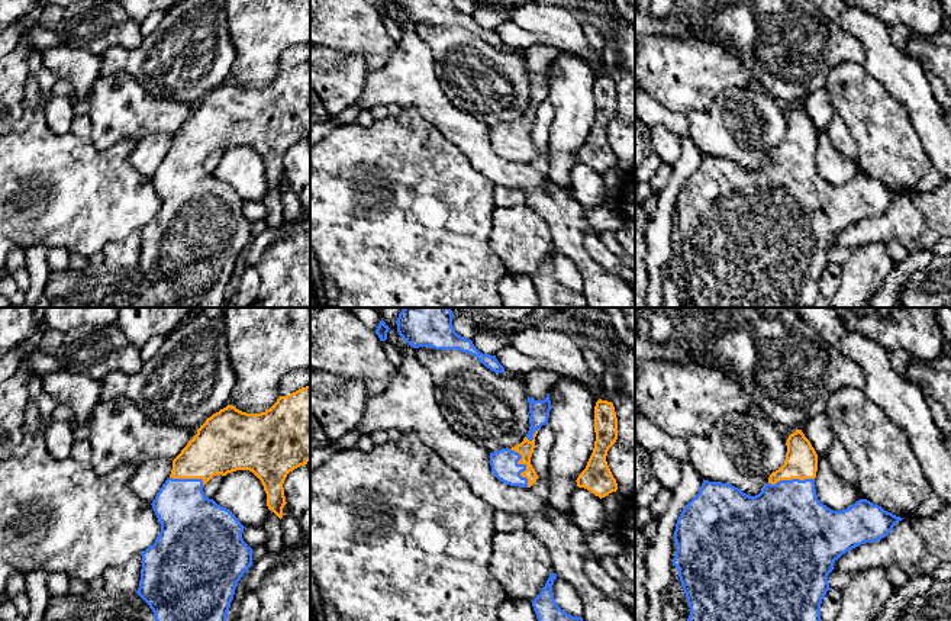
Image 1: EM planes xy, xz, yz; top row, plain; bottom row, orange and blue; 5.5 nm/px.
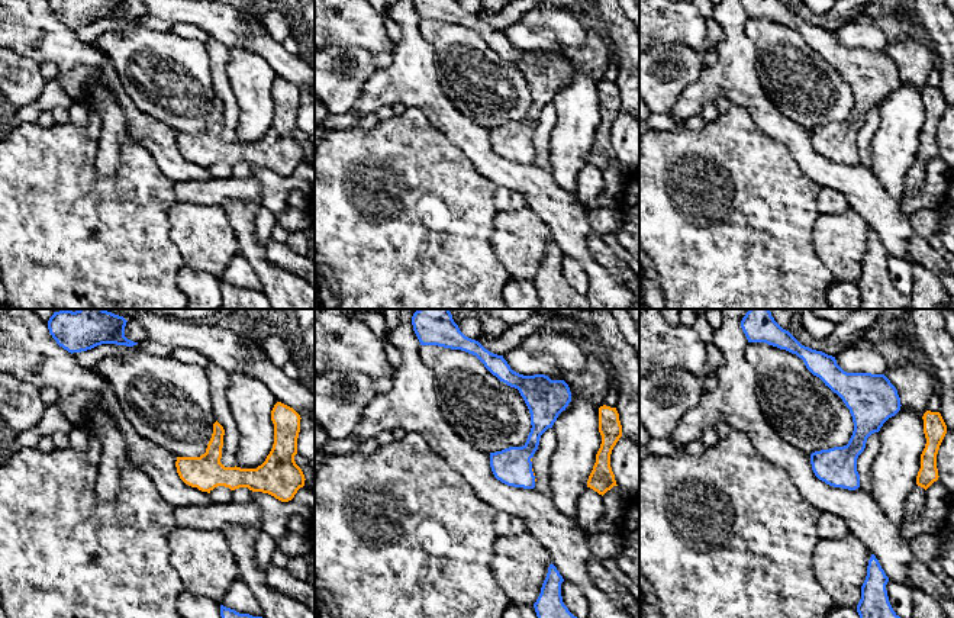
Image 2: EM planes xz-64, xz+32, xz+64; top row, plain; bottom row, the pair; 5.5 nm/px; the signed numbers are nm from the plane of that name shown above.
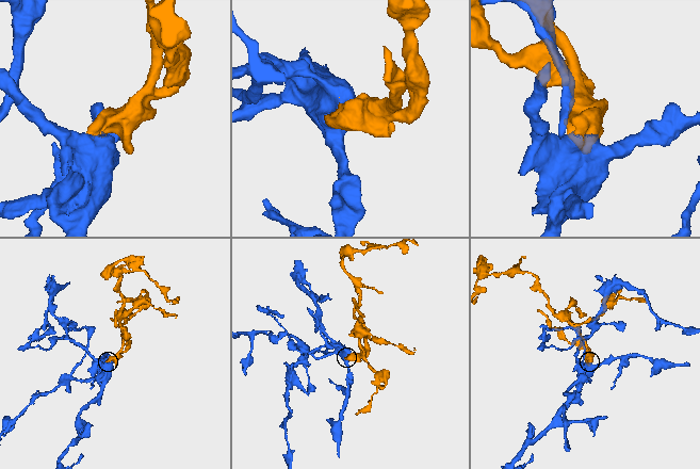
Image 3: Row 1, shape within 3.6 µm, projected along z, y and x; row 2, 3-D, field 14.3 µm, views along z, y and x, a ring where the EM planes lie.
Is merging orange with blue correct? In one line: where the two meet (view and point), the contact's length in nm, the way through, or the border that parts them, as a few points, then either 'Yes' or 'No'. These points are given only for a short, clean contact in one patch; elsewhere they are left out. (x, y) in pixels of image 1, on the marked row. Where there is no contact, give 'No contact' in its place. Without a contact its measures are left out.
Touches orange at xz (524, 463). Shared border 240 nm. Yes

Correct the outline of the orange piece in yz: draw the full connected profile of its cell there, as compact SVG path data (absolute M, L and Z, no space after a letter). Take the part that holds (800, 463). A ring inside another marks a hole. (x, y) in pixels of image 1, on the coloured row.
M796 429L789 435L786 445L787 453L784 464L770 474L768 483L758 495L749 496L731 483L703 480L699 493L686 505L680 514L674 531L677 551L673 560L673 566L678 569L678 577L690 608L687 621L821 621L821 604L826 592L831 589L828 583L828 575L835 569L834 563L842 554L864 543L874 543L884 538L893 530L893 527L903 519L893 515L892 512L884 511L881 506L871 503L867 499L860 499L842 511L832 511L826 505L821 503L815 489L818 454L810 441L805 437L802 429Z

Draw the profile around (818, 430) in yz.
M826 414L809 419L802 428L802 432L810 441L818 456L826 456L831 444L835 441L832 425Z

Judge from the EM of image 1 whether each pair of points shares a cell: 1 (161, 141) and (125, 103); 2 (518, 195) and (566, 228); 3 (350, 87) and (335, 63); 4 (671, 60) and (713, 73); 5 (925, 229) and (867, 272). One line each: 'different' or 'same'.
1: different
2: different
3: same
4: same
5: different

